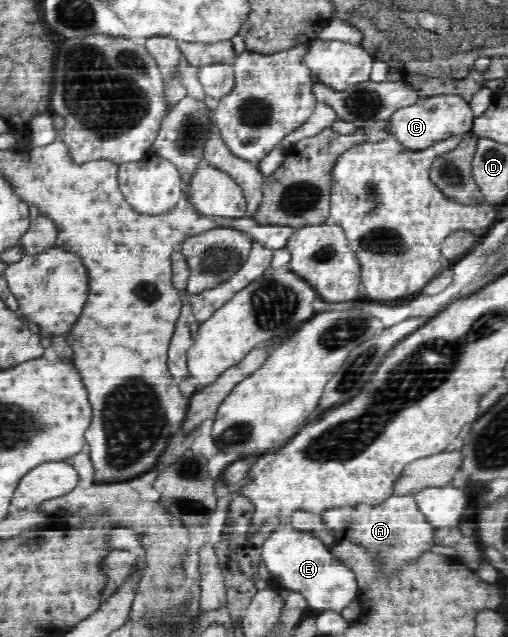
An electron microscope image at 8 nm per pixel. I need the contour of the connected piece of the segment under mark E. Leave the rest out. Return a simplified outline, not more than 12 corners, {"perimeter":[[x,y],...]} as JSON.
{"perimeter":[[279,526],[262,557],[312,610],[358,599],[355,574],[310,532]]}

